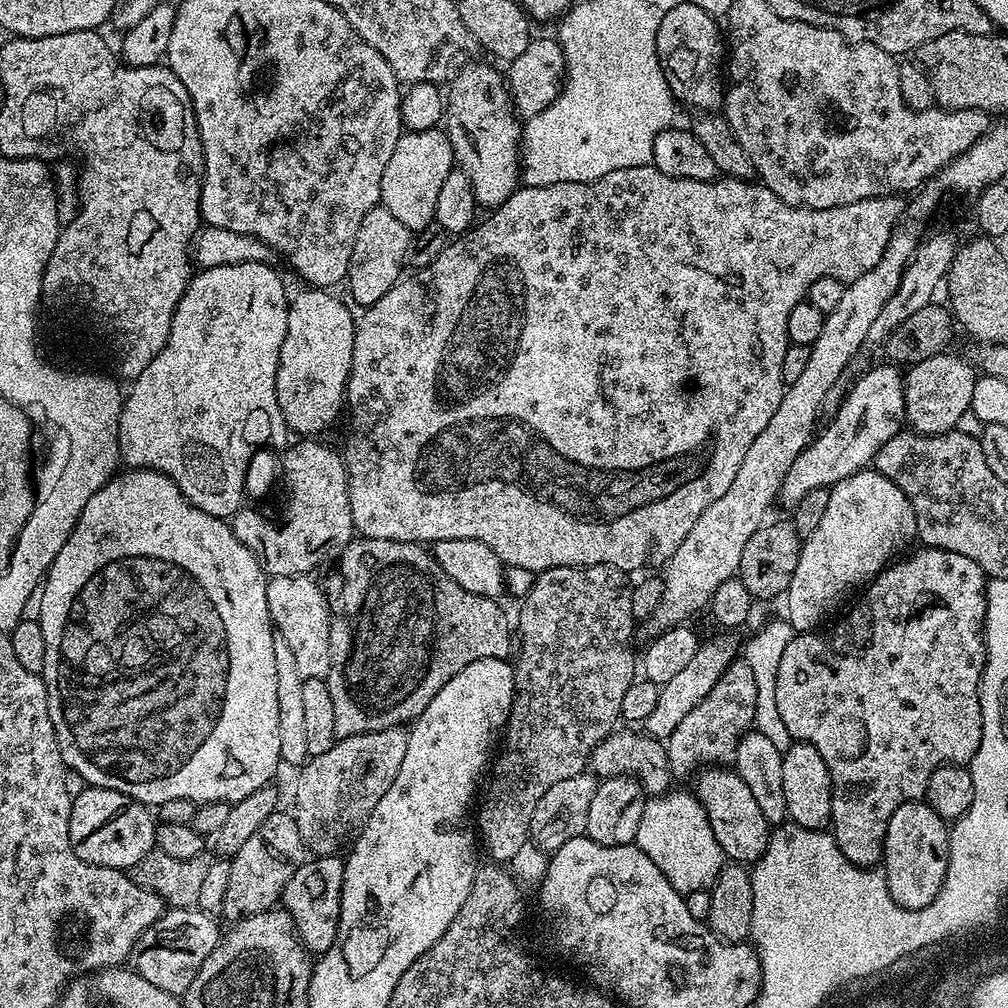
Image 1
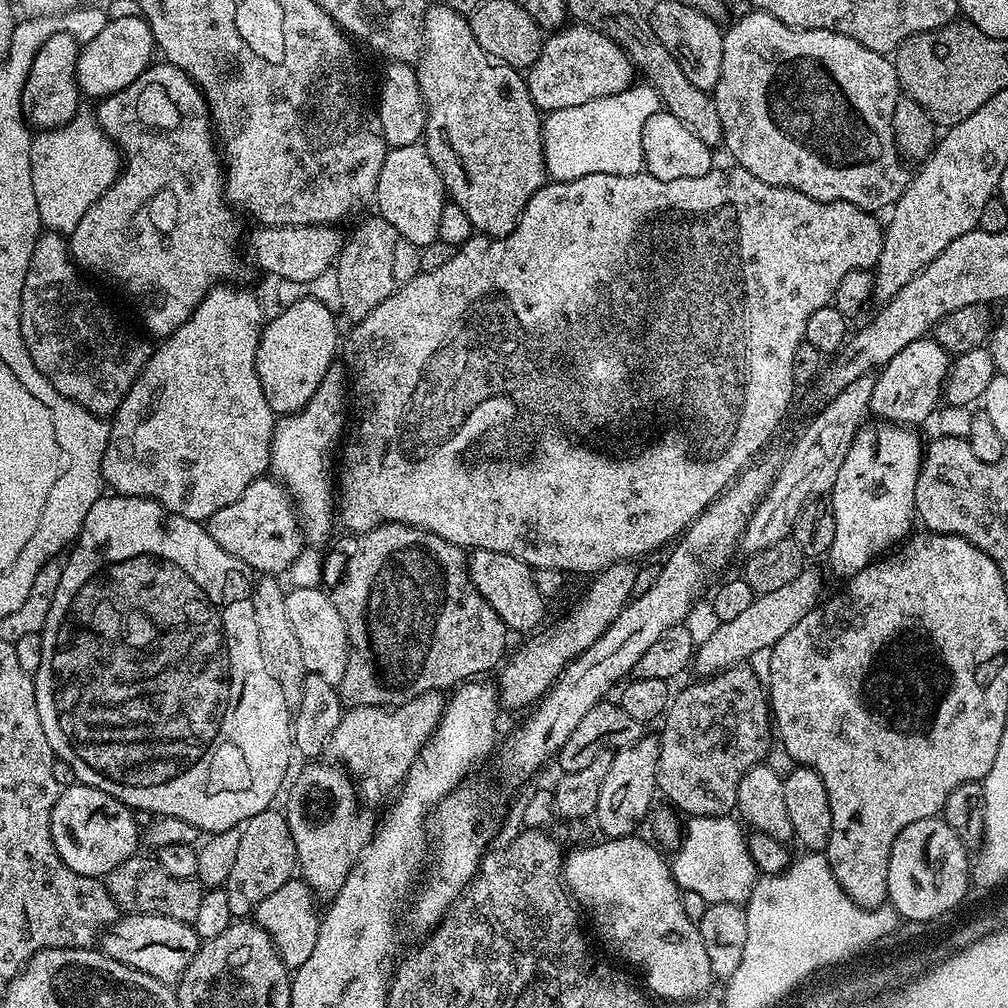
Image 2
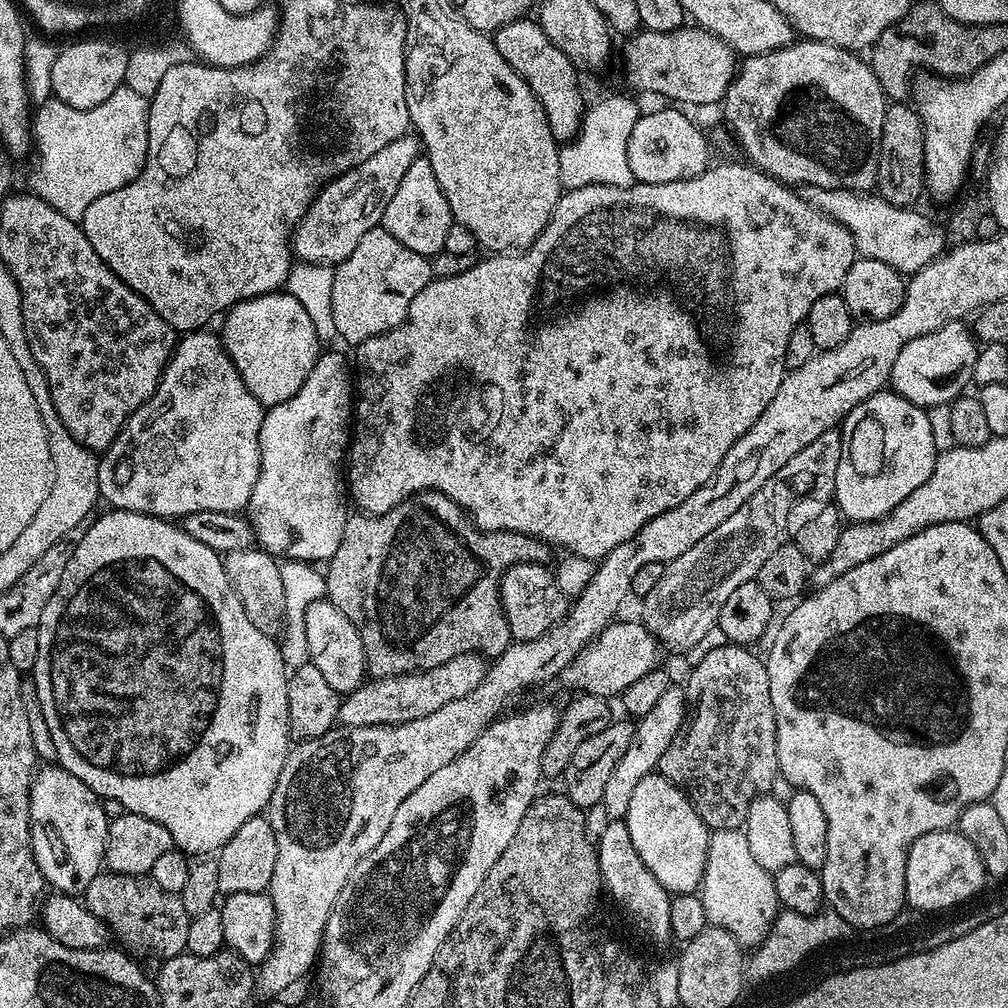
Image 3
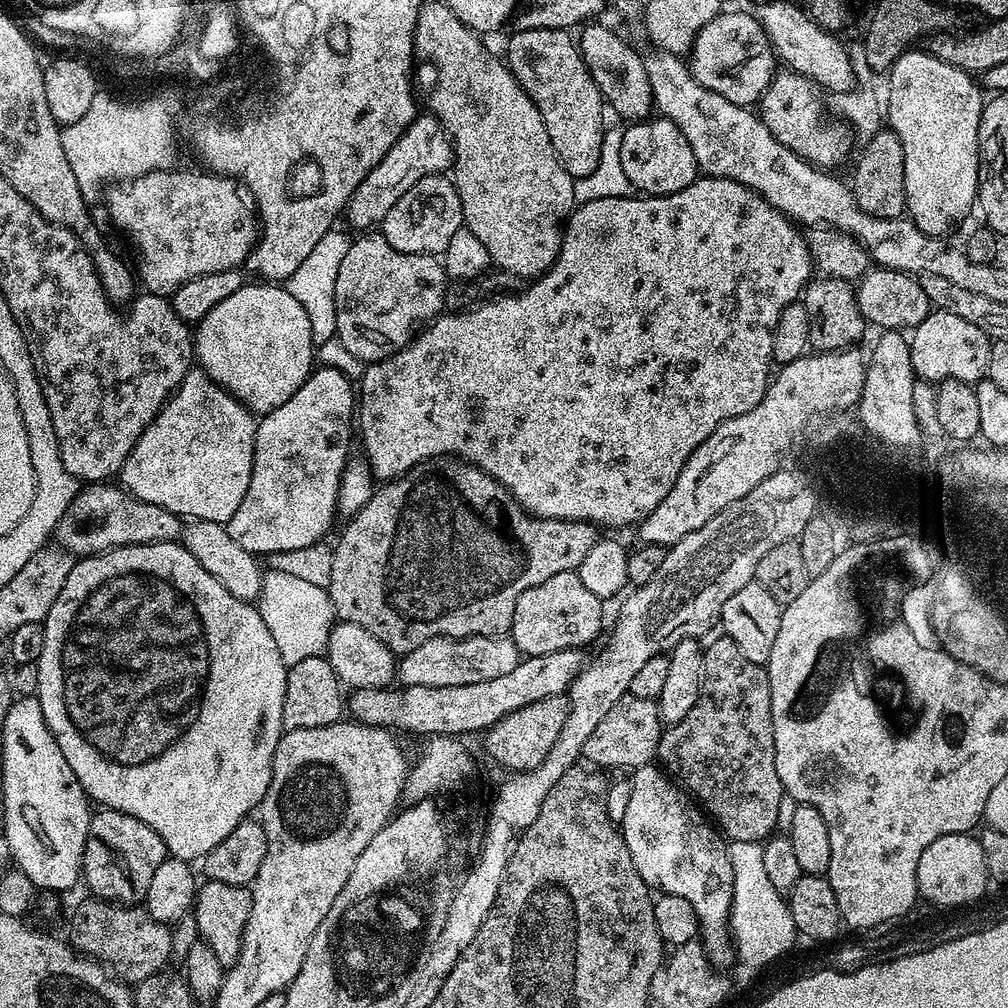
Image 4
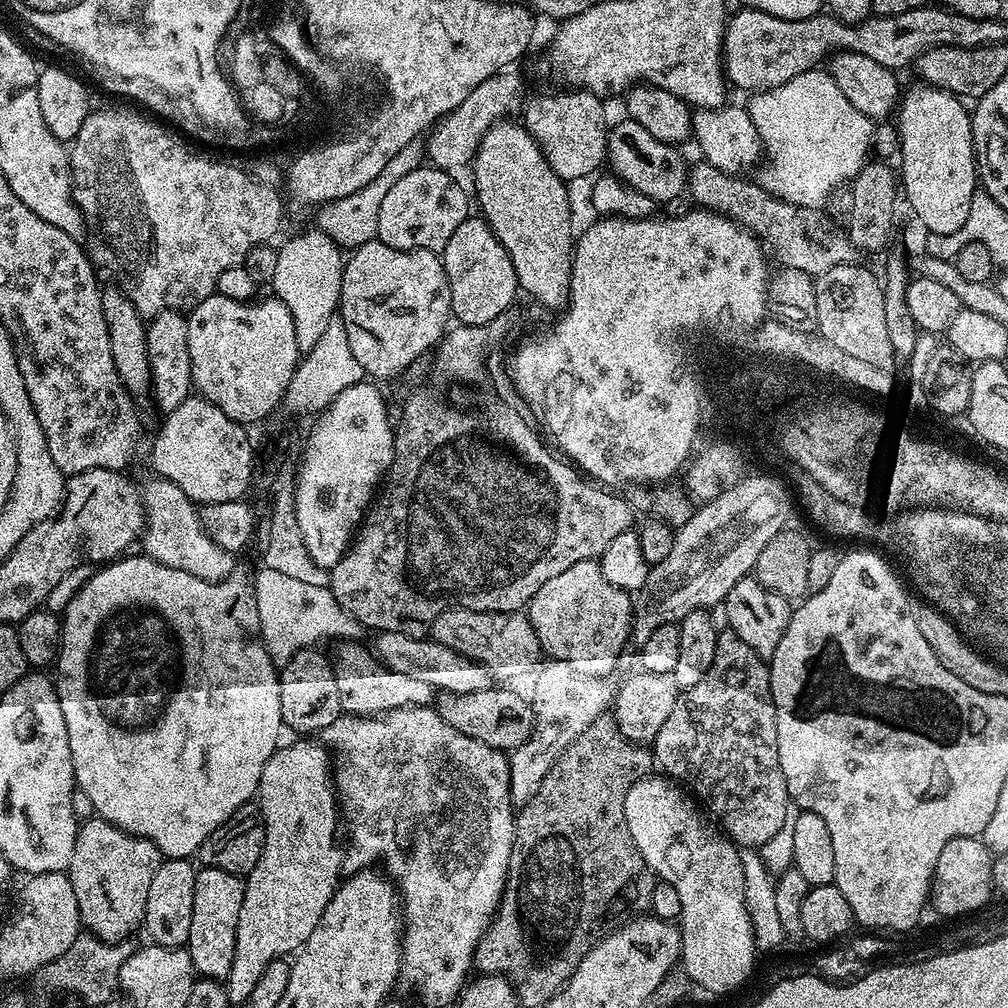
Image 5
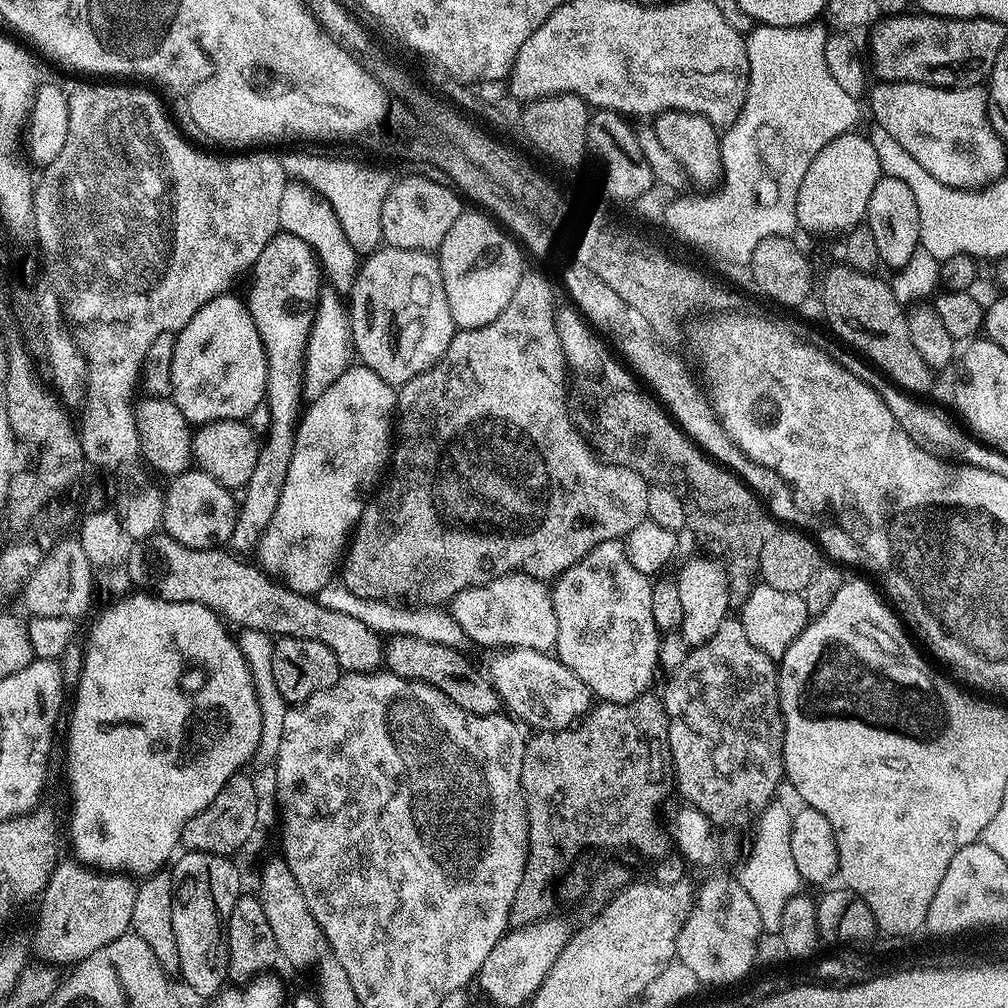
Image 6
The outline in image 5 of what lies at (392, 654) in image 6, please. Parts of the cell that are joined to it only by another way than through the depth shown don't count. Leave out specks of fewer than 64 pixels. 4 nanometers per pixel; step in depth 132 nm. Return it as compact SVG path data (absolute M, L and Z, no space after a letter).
M493 686L461 696L455 692L440 692L435 709L446 723L454 726L454 730L505 754L511 753L513 748L522 746L532 739L531 703L508 688Z

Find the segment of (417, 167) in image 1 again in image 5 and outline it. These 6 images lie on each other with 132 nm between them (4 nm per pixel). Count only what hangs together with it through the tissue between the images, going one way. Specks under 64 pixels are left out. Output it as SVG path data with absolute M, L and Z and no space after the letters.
M423 166L414 171L406 174L400 178L394 185L389 186L389 190L386 191L385 197L382 198L381 206L378 208L378 228L377 237L386 246L394 246L398 250L430 250L437 254L443 253L446 242L450 242L450 234L454 234L454 230L458 230L458 226L464 220L469 219L470 212L468 212L468 200L470 204L470 196L460 189L460 184L456 181L457 177L451 172L443 172L440 168L433 168L431 166Z

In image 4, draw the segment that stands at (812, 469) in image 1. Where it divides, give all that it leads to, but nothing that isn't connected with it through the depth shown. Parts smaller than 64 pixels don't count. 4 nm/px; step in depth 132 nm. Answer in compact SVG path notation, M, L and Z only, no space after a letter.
M929 312L925 320L910 332L910 362L921 381L958 379L975 385L988 375L991 349L992 341L974 326L974 322L966 322L966 318L958 318L958 314L949 312Z

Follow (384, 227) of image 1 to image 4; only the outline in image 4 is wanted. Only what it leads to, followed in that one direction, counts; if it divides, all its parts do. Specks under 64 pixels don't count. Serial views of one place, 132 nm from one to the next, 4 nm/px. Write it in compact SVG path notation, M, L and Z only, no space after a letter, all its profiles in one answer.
M383 234L357 236L360 237L355 237L350 250L346 250L346 258L342 258L342 266L338 266L338 278L334 282L338 314L335 337L360 361L385 360L386 357L393 356L398 349L405 348L421 326L441 315L445 307L443 304L446 273L443 263L435 255L394 250L394 246L386 242Z

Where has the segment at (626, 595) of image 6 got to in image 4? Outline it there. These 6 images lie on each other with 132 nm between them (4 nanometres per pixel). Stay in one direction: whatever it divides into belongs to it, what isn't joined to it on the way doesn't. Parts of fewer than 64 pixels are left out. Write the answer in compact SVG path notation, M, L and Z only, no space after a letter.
M577 571L554 574L554 578L546 578L546 582L538 582L538 586L530 586L530 590L518 594L510 639L524 656L554 654L554 650L567 648L583 649L583 644L590 643L604 624L603 606L600 598L586 590Z

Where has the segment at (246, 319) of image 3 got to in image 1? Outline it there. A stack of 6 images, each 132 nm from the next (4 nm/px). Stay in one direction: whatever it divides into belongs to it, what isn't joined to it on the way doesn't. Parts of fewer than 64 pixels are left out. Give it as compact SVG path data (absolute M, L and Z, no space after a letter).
M304 290L291 297L288 305L288 321L286 322L286 338L282 342L282 350L278 358L278 374L276 375L276 393L278 406L282 410L282 418L289 429L300 438L316 438L324 432L339 416L346 404L348 391L348 375L350 362L354 354L354 334L356 320L354 312L347 308L338 297L332 296L328 290Z

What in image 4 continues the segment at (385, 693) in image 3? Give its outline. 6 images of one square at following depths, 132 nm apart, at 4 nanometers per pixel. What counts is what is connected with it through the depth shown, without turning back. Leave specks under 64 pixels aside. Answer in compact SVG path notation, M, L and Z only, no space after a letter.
M507 635L463 636L455 640L452 636L435 636L413 652L401 655L398 660L398 680L405 688L412 686L470 686L470 682L490 682L501 674L510 674L522 658L516 644Z

